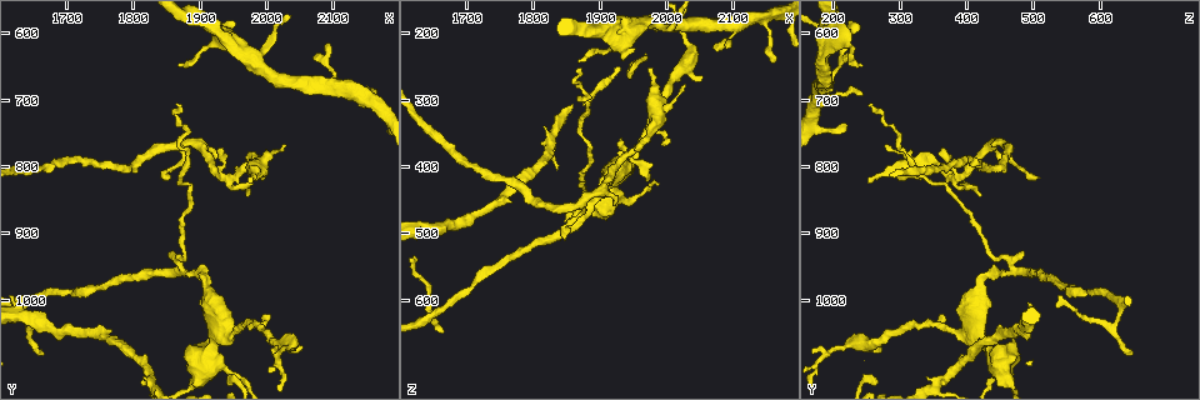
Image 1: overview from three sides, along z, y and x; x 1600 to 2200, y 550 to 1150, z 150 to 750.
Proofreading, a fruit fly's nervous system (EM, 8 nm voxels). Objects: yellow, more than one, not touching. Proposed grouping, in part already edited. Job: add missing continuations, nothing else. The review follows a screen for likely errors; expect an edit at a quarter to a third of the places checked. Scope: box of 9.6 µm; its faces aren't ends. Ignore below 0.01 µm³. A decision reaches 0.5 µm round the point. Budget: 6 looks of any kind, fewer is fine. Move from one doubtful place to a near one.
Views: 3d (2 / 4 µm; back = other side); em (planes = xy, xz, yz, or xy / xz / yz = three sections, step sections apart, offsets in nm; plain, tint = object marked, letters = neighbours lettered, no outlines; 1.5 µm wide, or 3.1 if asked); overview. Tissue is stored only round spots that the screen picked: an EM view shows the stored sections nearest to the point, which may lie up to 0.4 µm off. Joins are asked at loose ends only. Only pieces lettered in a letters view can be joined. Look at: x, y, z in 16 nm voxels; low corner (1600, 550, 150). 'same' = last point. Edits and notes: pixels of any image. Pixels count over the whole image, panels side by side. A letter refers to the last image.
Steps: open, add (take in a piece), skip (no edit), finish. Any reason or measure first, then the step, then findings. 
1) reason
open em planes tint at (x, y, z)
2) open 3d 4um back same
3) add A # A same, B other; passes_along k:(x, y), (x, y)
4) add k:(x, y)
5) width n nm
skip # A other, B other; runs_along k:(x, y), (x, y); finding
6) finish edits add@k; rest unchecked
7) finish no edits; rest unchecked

thin end
open em xz step 4 tint at (2160, 690, 245)

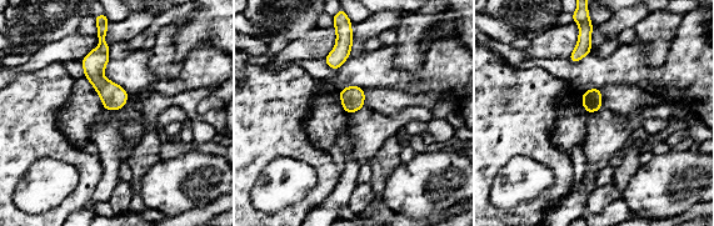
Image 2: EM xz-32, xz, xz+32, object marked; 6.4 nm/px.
open em planes letters same

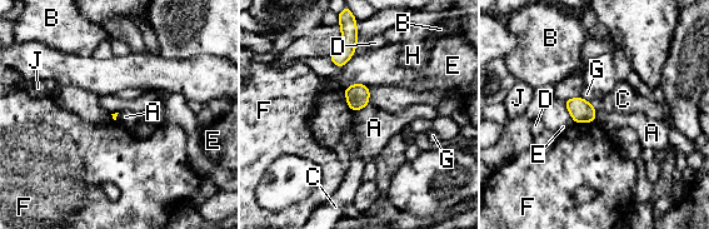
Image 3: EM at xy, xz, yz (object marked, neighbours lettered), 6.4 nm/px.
skip # A other, B other, C other, D other, E other, F other, G other, H other, J other; border 3:(590, 103), (595, 110); none of them fits

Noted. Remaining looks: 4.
tapers out
open em planes letters at (1975, 845, 415)

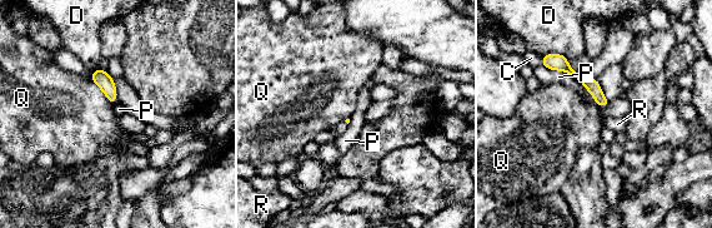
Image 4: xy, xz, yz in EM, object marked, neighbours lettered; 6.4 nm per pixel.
skip # C other, D other, P other, Q other, R other; runs_along 4:(545, 59), (558, 62), (603, 103); no lettered piece goes on from it

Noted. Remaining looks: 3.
thin end
open em planes letters at (1665, 1080, 650)

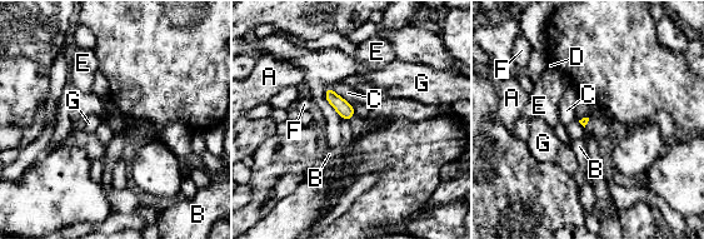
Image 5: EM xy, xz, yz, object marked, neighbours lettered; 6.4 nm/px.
skip # A other, B other, C other, D other, E other, F other, G other; border 5:(341, 118), (349, 120); no lettered piece goes on from it

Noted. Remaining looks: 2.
finish no edits; rest unchecked

